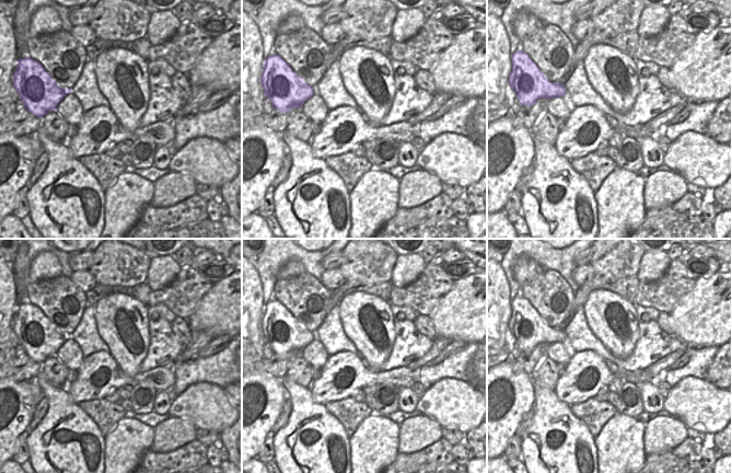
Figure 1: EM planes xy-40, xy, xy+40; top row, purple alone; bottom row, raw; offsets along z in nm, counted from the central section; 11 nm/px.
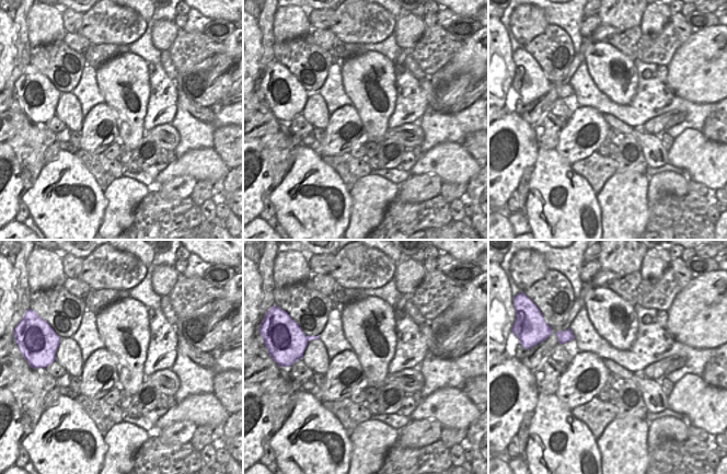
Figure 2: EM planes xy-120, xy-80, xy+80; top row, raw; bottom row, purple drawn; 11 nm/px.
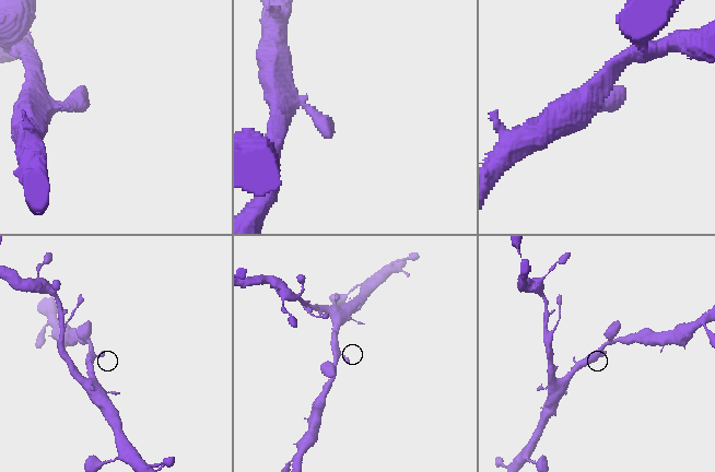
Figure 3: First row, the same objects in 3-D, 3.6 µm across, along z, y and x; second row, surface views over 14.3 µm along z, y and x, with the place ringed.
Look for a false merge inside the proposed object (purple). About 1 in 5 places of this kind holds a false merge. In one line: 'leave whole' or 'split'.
leave whole

